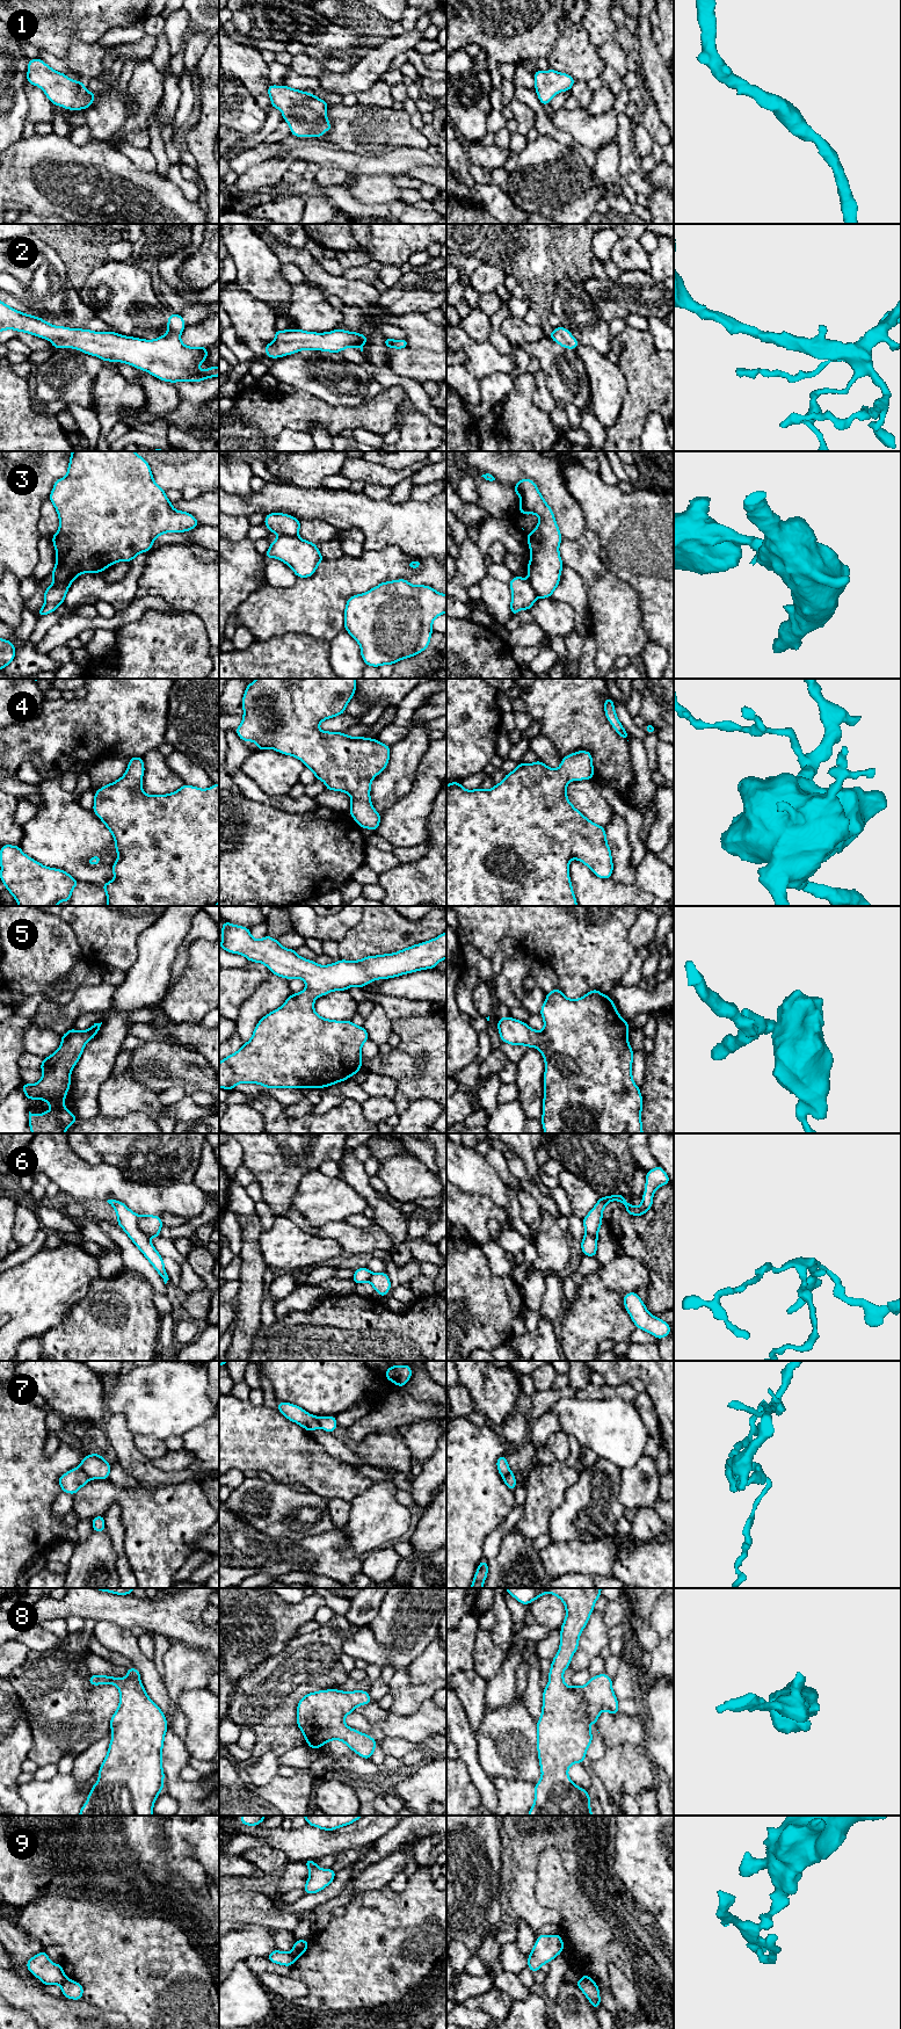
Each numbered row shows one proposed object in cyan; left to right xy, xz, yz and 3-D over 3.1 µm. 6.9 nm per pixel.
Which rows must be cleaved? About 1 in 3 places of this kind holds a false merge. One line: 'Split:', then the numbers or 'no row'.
Split: 3, 6, 7, 9

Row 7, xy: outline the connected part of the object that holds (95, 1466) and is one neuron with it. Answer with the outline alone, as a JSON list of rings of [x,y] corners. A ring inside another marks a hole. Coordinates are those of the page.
[[[97,1452],[81,1459],[80,1468],[90,1479],[109,1479],[110,1464]]]

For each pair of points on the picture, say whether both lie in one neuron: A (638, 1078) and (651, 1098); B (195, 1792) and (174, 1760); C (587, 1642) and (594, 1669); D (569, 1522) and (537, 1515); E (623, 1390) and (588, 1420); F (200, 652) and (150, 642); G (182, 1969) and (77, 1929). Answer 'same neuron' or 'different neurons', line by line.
A: different neurons
B: same neuron
C: different neurons
D: different neurons
E: different neurons
F: same neuron
G: same neuron

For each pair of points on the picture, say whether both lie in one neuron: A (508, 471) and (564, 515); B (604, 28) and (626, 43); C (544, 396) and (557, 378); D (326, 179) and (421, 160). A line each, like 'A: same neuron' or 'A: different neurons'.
A: same neuron
B: different neurons
C: different neurons
D: different neurons

